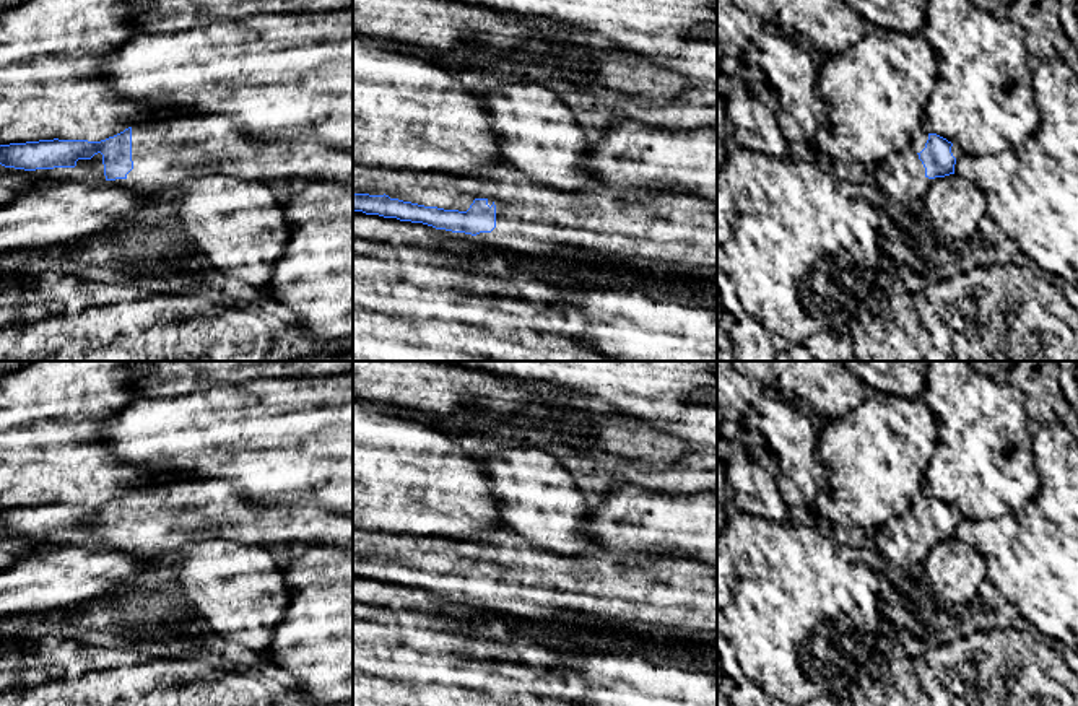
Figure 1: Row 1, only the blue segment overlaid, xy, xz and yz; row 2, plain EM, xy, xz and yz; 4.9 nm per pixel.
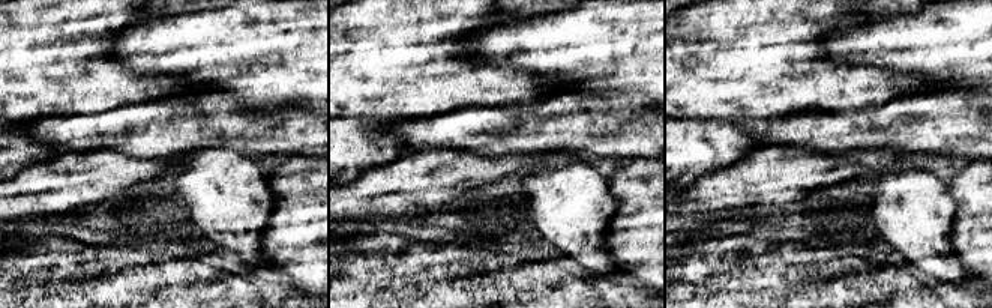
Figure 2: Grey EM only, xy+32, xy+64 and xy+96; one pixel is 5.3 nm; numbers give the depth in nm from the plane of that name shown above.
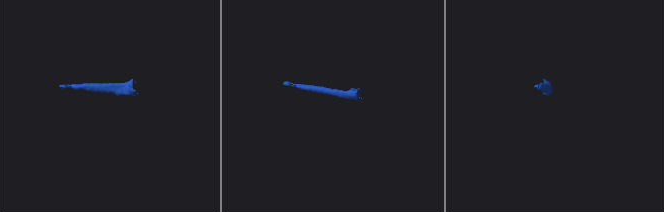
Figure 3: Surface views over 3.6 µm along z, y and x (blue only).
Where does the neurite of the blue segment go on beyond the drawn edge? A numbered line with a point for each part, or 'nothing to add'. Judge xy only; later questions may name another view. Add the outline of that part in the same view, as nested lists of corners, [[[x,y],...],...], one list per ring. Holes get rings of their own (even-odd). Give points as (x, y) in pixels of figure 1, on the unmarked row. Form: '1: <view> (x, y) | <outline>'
1: xy (166, 518) | [[[177,478],[132,491],[133,534],[127,547],[141,558],[174,558],[189,543],[223,538],[275,548],[332,545],[353,548],[353,519],[324,506],[275,508],[252,501],[233,483],[215,478]]]
2: xy (88, 536) | [[[101,517],[94,519],[91,524],[78,524],[75,532],[36,534],[31,537],[42,548],[59,548],[70,545],[99,548],[106,545]]]

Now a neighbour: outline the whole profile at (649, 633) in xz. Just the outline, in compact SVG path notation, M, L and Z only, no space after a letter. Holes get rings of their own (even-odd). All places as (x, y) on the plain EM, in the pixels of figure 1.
M590 617L587 625L597 625L602 630L631 630L636 633L644 644L655 644L665 646L668 643L717 643L717 633L712 633L709 639L701 638L701 631L673 628L673 626L662 626L662 625L650 625L641 621L619 621L619 620L606 620L600 617Z

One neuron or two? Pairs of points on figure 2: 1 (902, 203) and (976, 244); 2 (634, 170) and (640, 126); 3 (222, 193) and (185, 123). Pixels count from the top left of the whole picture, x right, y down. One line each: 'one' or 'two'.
1: two
2: two
3: two

